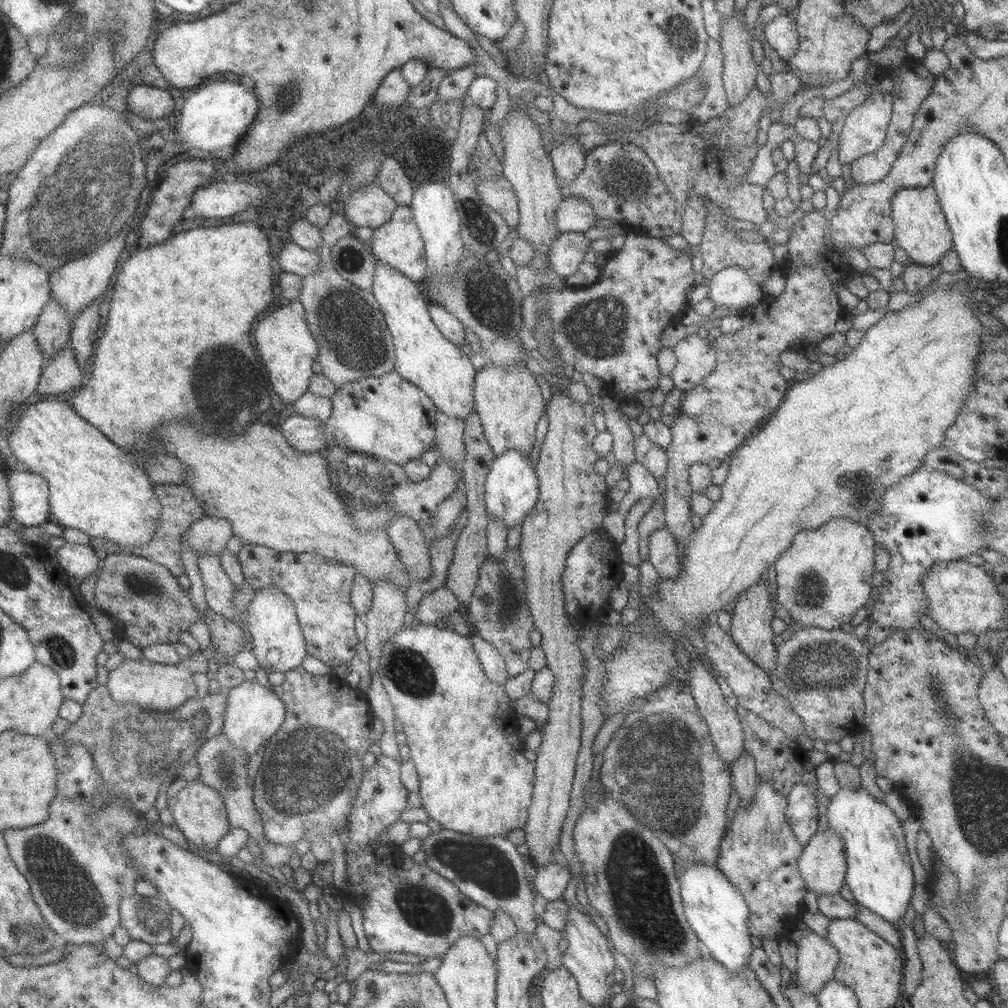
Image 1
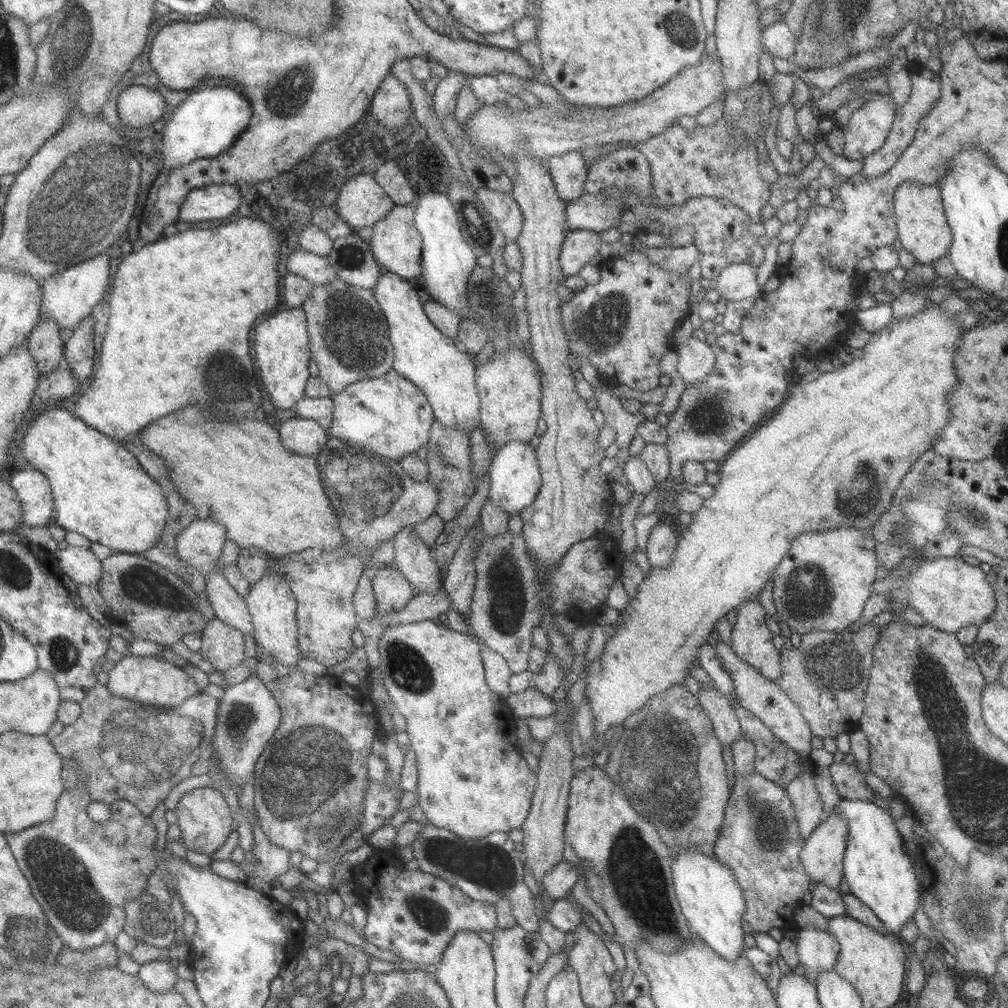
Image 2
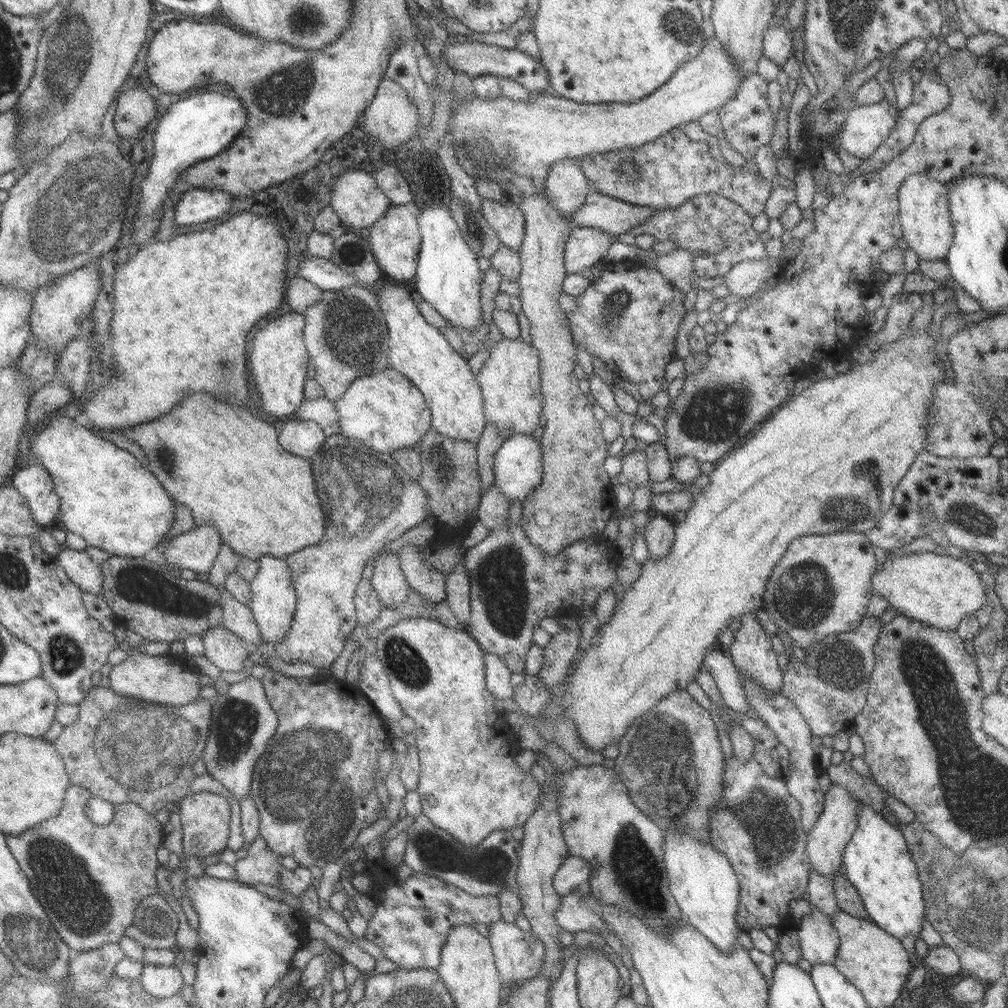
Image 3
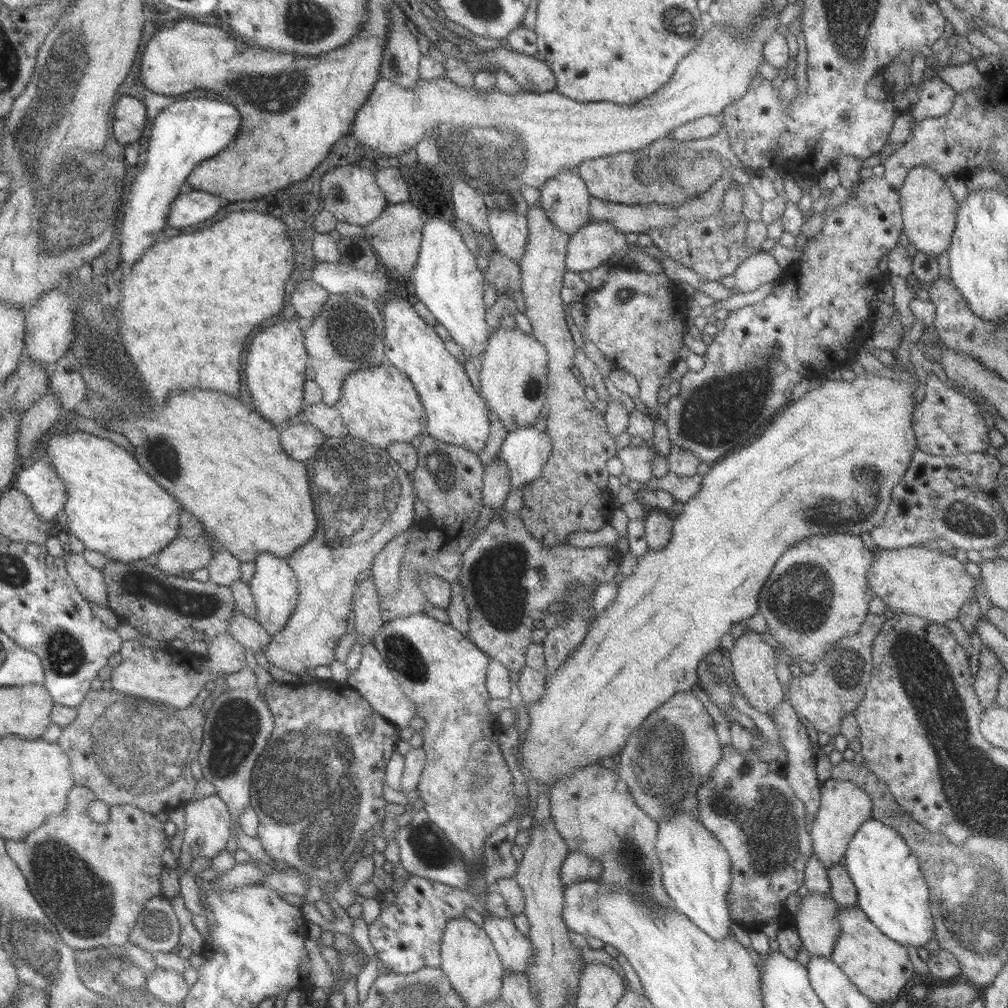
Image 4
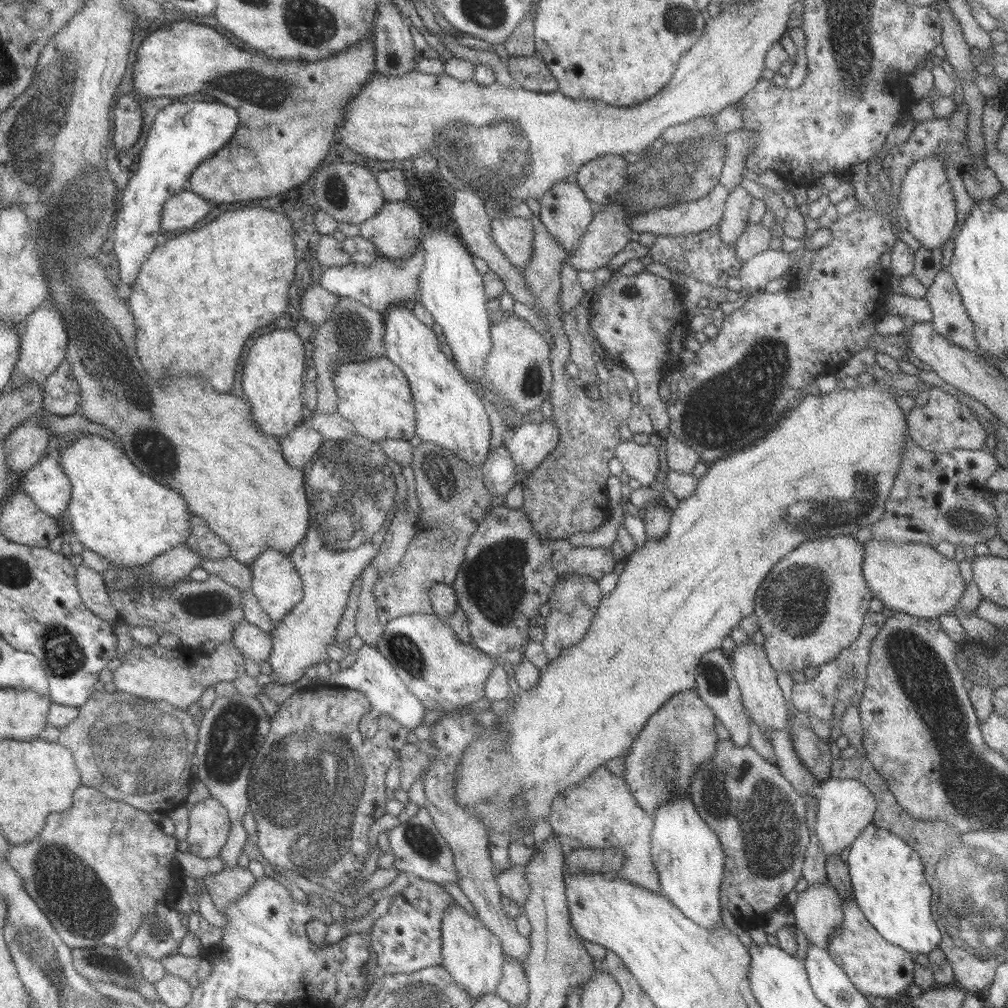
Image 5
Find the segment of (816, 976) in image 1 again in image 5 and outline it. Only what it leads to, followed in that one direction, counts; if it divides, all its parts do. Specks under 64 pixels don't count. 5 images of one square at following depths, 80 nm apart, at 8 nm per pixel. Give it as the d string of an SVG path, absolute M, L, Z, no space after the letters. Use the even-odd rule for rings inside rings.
M829 881L824 884L811 884L809 887L799 892L797 901L792 907L795 914L795 926L802 930L807 936L810 944L827 948L830 933L843 920L843 906L845 898L839 895L837 888Z

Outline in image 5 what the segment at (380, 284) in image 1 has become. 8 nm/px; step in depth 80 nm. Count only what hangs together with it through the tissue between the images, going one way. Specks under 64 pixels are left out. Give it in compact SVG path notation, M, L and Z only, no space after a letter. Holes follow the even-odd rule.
M397 305L397 307L387 310L383 315L386 317L387 326L385 336L387 351L385 355L404 372L412 390L416 419L415 435L420 437L421 442L437 444L467 464L481 467L491 450L491 420L484 409L484 402L474 392L471 382L456 368L456 363L453 364L442 352L437 334L416 318L410 305Z

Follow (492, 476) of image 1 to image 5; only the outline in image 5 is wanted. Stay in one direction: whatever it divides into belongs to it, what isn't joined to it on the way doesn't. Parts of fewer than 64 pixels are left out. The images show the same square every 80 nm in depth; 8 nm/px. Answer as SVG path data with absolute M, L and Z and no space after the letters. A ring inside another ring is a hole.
M552 417L537 425L522 422L513 431L513 437L505 442L512 453L518 478L522 478L520 472L525 471L528 476L528 471L534 471L556 448L559 438L560 431Z

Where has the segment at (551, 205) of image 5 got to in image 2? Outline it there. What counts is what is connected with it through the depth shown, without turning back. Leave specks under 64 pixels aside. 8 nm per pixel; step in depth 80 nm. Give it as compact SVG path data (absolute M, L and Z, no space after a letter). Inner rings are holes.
M580 150L551 156L544 165L552 177L557 195L566 205L585 193L588 168Z

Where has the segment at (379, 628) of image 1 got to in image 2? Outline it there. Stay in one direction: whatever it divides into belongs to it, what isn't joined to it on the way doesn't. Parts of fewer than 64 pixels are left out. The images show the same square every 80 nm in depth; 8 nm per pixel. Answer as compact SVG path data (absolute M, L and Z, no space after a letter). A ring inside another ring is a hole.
M394 562L381 564L371 573L371 577L377 602L374 619L378 617L380 620L385 614L402 610L415 595L413 586Z

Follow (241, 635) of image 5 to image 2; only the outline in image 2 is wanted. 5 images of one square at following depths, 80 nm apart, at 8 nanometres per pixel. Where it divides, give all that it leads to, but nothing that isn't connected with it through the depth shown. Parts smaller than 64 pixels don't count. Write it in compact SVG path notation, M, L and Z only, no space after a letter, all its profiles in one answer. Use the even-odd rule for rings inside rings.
M219 564L208 572L207 583L207 593L216 607L219 618L230 626L255 636L256 625L248 599L232 586Z

